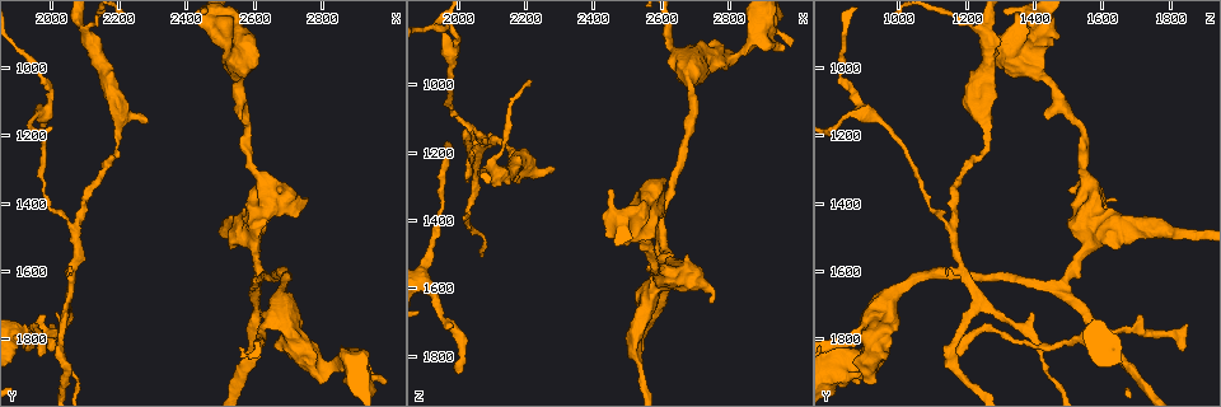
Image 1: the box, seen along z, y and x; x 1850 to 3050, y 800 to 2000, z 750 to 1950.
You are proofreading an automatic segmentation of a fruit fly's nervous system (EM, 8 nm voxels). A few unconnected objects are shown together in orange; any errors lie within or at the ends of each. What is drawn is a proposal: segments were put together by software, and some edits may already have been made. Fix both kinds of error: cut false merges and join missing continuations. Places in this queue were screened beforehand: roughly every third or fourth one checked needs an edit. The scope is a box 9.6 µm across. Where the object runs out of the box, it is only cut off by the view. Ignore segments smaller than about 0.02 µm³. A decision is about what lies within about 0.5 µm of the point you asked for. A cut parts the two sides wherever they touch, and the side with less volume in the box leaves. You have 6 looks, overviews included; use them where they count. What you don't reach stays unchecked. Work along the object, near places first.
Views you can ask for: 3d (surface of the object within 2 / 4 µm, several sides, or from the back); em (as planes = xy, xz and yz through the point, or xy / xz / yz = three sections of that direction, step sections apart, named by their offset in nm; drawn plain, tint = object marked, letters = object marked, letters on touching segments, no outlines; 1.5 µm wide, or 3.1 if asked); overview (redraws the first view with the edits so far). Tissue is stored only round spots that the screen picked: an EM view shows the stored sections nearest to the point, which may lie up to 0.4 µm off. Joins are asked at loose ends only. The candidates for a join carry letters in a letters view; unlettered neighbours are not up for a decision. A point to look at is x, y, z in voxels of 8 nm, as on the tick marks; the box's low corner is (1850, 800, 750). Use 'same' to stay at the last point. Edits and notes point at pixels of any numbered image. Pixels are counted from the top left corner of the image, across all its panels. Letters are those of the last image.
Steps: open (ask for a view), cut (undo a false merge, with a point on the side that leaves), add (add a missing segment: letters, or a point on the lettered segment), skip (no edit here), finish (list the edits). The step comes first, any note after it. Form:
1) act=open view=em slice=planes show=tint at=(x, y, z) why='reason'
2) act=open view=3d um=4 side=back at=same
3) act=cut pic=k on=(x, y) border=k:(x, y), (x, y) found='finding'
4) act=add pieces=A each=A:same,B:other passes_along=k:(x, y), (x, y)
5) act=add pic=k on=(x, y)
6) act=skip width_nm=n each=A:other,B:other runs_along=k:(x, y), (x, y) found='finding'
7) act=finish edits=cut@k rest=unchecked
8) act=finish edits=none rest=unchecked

act=open view=em slice=yz step=8 show=letters at=(2620, 1770, 890) why='sudden change in width'

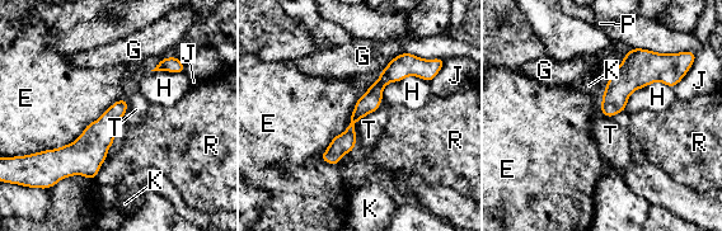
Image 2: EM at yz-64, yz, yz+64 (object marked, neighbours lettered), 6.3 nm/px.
act=skip width_nm=30 longest_contact=E:480nm each=E:other,G:other,H:other,J:other,K:other,P:other,R:other,T:other found='one neuron here'

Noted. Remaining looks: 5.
act=open view=3d um=4 at=(2600, 1460, 1580) why='three arms meet'

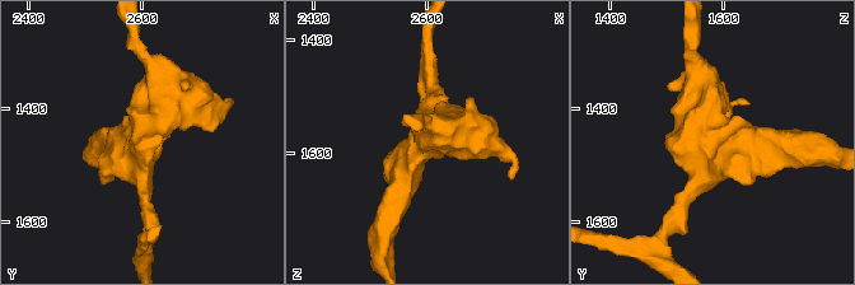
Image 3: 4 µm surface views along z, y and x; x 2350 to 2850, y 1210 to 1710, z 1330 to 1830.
act=open view=em slice=planes show=letters at=(2595, 1455, 1575) arms=3 arm_widths_nm=200,380,550

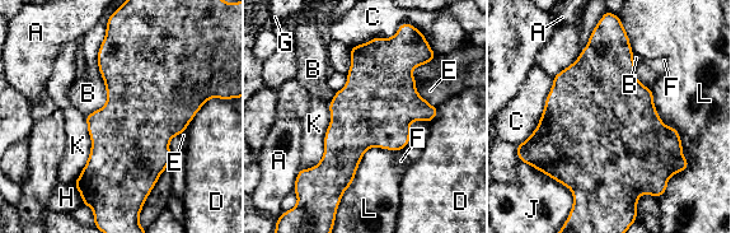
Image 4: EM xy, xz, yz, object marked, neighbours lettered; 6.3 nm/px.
act=skip longest_contact=L:500nm each=A:other,B:other,C:other,D:other,E:other,F:other,G:other,H:other,J:other,K:other,L:other border=4:(97, 64), (106, 102), (85, 116) found='one neuron here'

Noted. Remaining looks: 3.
act=open view=3d um=2 at=(1990, 1190, 980)

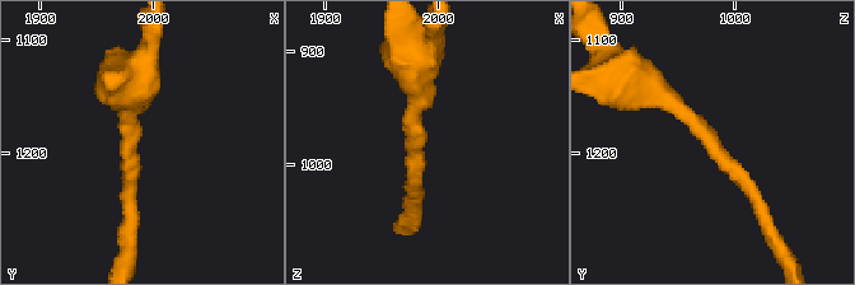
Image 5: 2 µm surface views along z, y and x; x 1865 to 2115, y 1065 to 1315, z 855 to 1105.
act=open view=em slice=planes show=letters at=(1980, 1186, 976)

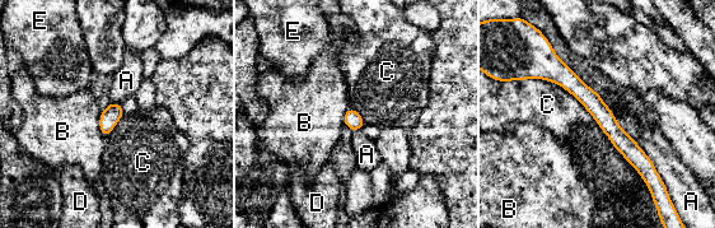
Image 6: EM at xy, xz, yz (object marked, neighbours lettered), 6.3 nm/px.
act=skip width_nm=110 longest_contact=C:850nm each=A:other,B:other,C:other,D:other,E:other found='continuous, no second neuron'

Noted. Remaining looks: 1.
act=finish edits=none rest=unchecked

